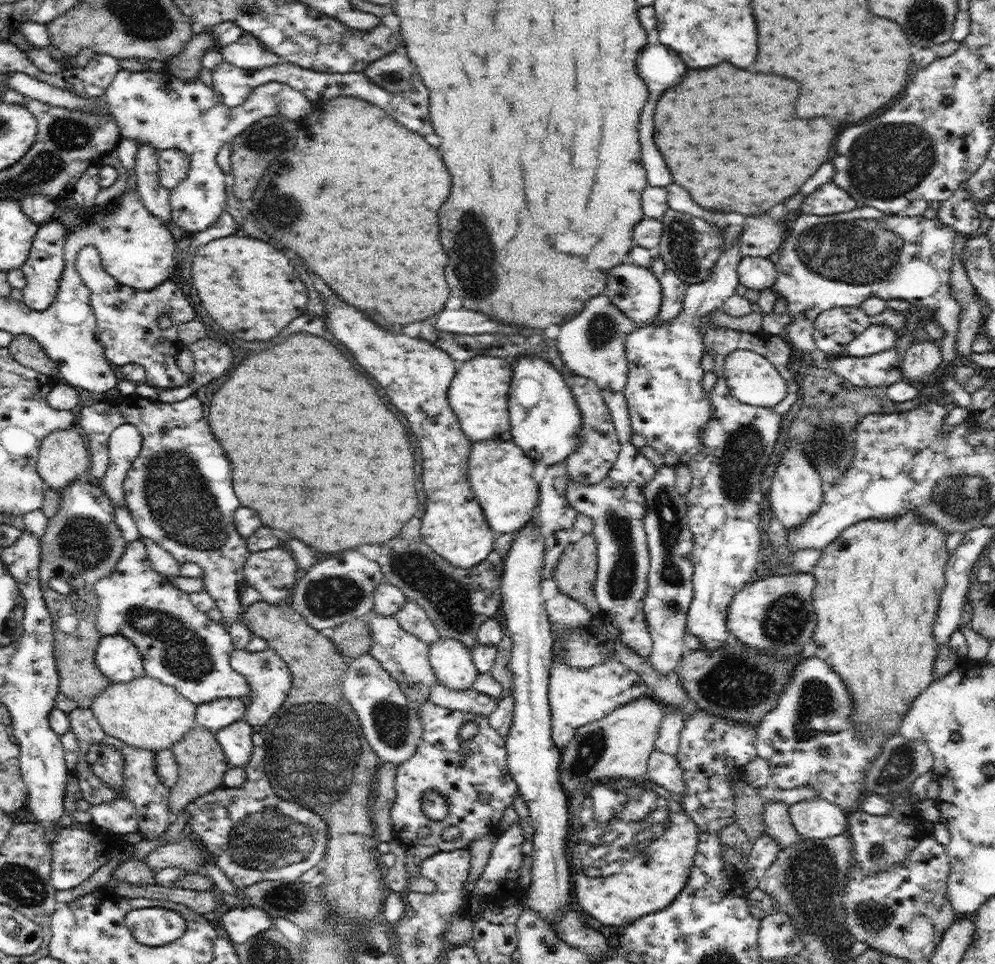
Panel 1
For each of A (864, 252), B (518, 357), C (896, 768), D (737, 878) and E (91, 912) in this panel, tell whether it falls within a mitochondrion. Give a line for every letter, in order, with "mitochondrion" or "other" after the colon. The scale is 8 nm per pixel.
A: mitochondrion
B: other
C: mitochondrion
D: other
E: other

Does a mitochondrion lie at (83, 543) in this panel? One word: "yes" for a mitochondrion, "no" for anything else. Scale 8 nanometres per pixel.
yes

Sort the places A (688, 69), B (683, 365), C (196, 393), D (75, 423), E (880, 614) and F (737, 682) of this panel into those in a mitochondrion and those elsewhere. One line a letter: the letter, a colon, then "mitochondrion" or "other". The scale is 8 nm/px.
A: other
B: other
C: other
D: other
E: other
F: mitochondrion

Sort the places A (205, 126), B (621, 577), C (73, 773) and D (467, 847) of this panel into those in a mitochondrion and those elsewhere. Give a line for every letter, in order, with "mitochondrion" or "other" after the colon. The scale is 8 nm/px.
A: other
B: mitochondrion
C: other
D: other

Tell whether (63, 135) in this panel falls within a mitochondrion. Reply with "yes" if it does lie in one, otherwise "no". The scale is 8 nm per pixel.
yes

